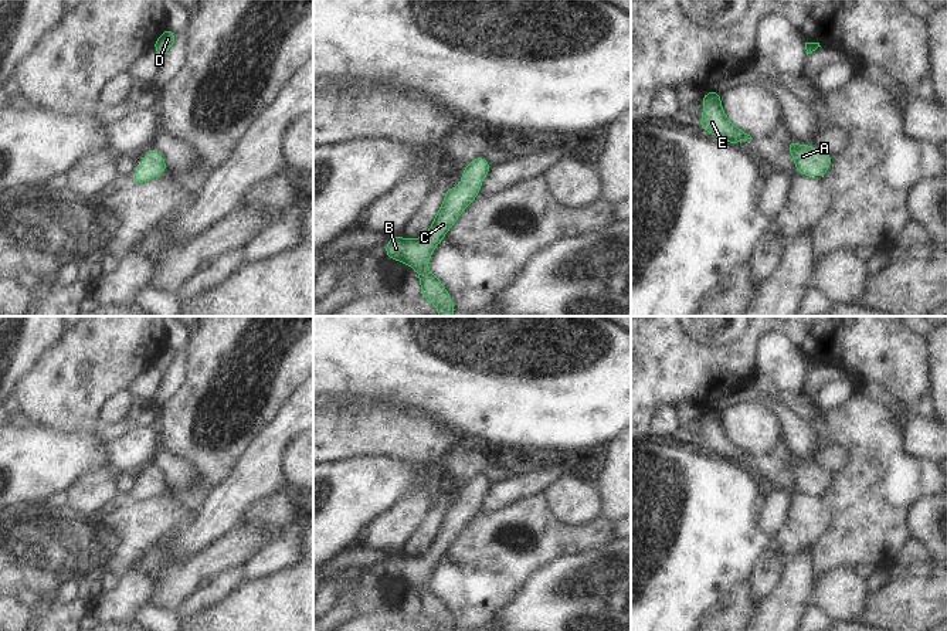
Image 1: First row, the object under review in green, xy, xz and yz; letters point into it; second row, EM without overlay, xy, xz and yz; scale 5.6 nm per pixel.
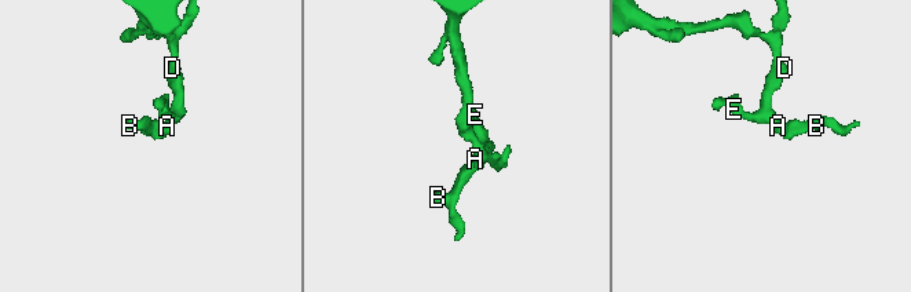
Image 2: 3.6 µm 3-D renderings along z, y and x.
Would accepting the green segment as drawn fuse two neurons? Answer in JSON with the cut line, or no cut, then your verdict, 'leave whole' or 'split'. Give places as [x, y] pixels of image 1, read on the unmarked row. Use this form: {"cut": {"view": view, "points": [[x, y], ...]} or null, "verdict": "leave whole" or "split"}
{"cut": null, "verdict": "leave whole"}

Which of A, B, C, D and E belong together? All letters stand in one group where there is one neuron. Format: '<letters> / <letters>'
A B C D E

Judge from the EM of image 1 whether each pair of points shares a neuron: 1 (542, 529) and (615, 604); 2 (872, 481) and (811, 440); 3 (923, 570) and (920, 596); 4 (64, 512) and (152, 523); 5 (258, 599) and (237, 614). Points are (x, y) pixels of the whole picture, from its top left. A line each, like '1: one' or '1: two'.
1: two
2: two
3: two
4: one
5: one

